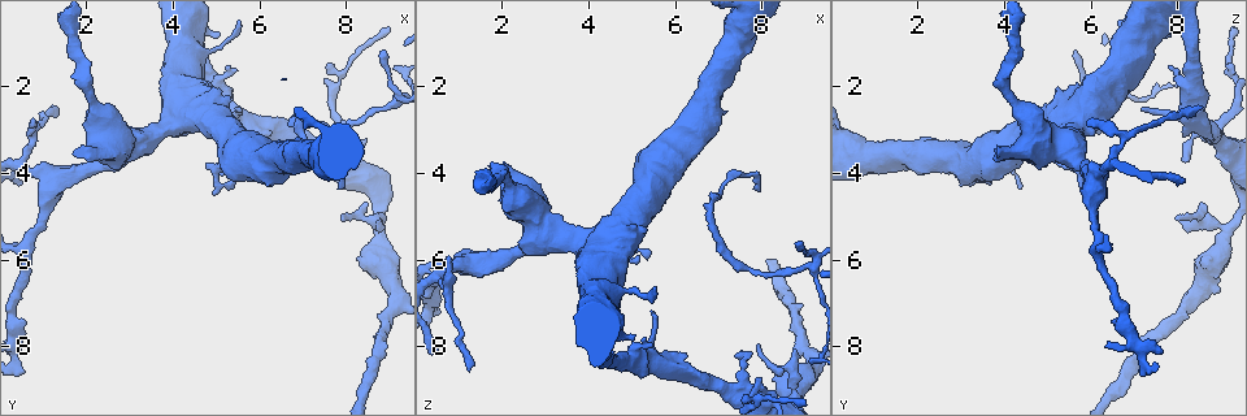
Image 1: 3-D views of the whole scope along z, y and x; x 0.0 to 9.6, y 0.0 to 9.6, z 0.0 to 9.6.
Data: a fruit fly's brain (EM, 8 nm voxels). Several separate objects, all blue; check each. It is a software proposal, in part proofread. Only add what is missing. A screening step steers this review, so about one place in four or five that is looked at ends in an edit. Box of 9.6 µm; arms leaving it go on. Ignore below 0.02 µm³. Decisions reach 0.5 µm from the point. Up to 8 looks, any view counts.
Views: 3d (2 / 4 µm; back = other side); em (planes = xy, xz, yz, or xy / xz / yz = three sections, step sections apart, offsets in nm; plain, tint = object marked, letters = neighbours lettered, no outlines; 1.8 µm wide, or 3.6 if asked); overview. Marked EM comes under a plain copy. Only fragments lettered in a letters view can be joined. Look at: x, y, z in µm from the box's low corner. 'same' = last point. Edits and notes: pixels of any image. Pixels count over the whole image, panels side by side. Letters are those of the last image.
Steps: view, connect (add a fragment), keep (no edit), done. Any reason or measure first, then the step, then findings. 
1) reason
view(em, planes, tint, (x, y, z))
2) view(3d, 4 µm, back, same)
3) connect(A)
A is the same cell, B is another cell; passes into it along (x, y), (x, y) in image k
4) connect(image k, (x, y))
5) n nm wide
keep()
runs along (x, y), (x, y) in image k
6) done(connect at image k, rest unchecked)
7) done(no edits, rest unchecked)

an open end
view(em, planes, letters, (1.75, 3.60, 3.85))

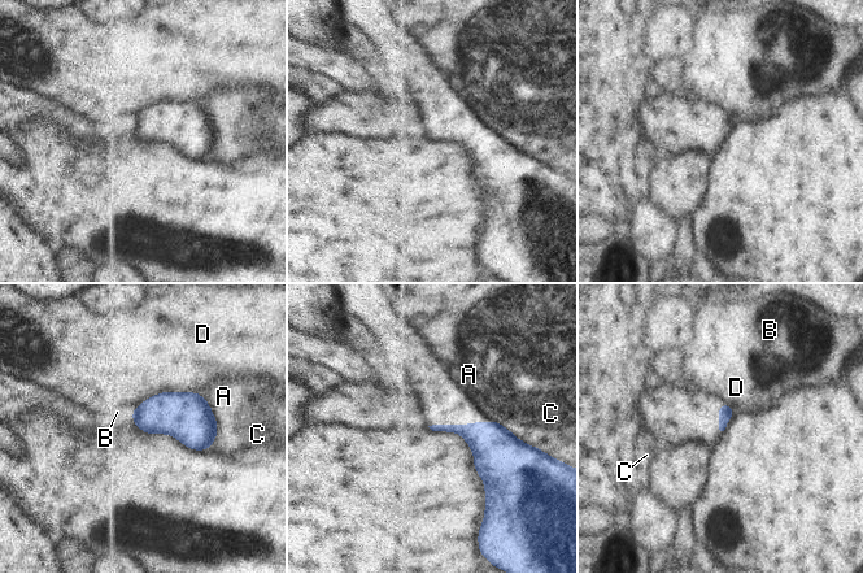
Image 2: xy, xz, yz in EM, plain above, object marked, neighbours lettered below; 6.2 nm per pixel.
keep()
A, B, C and D are other cells; border along (201, 395), (158, 392), (143, 400) in image 2; no lettered fragment goes on from it

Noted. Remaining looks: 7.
view(3d, 4 µm, (6.80, 2.75, 4.75))

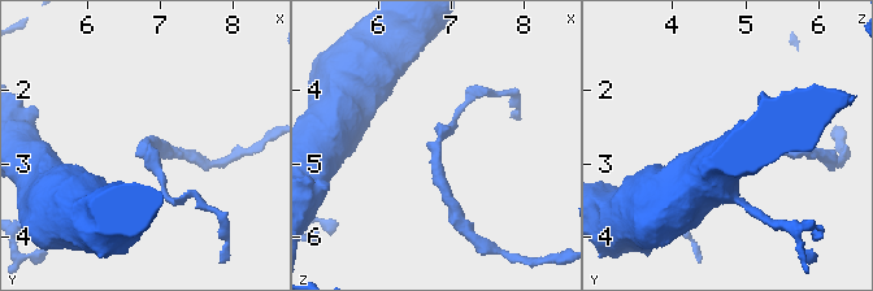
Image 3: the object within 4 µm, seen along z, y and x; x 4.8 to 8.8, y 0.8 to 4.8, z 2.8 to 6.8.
view(em, 3.6 µm, xy, step 16, letters, (6.80, 2.75, 4.80))

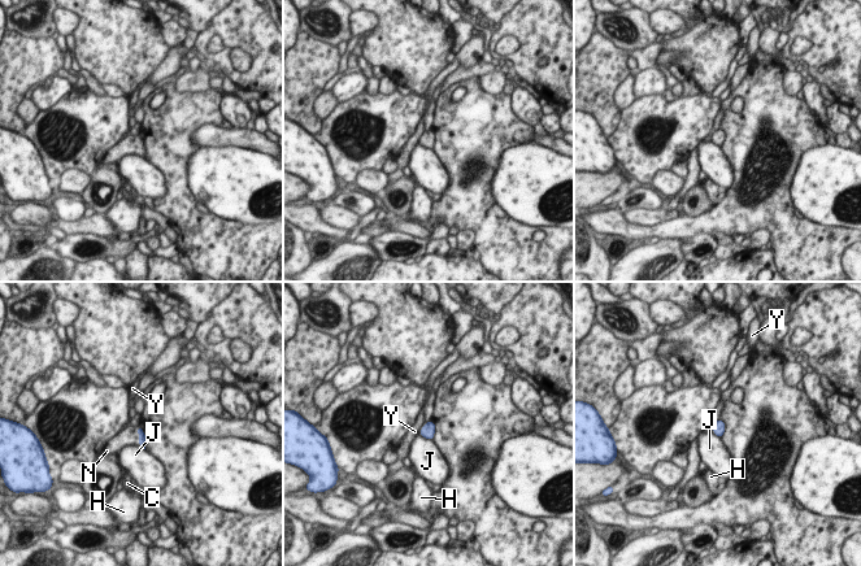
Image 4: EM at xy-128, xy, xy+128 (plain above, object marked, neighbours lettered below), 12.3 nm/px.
connect(image 4, (129, 436))
N is the same cell, C, H, J and Y are other cells; passes into it along (142, 438), (139, 435), (129, 436) in image 4; it goes on there

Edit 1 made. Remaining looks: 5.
thin end
view(3d, 4 µm, (8.95, 1.25, 5.60))

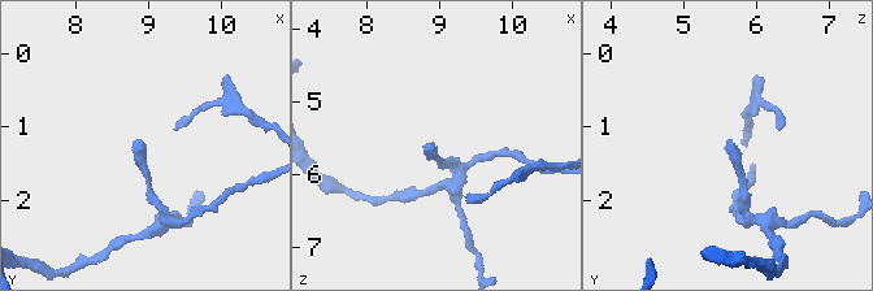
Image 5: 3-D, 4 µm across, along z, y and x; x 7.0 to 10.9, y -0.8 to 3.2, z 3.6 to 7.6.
need the tissue
view(em, planes, letters, (8.95, 1.25, 5.65))

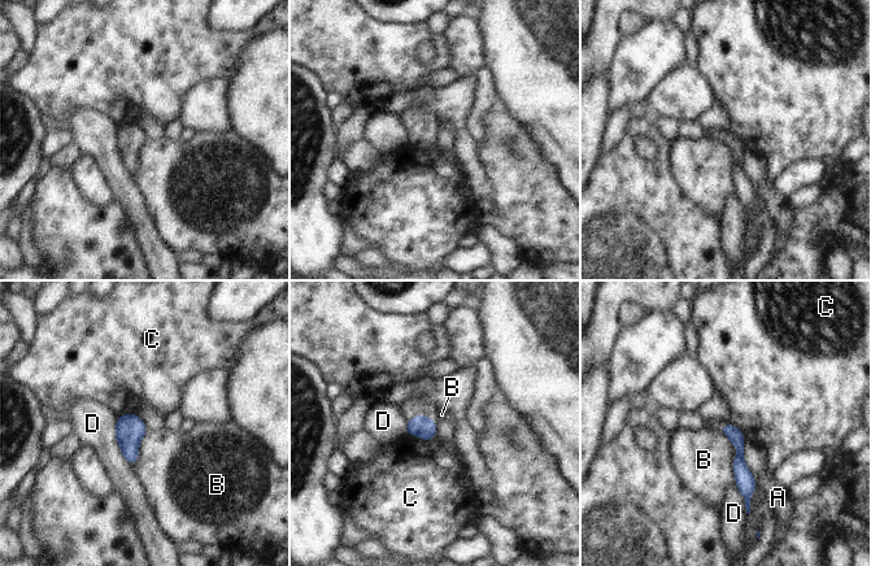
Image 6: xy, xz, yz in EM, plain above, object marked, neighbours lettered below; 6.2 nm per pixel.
B touches over 340 nm
keep()
A, B, C and D are other cells; none of them fits

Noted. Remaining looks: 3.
view(3d, 4 µm, (7.40, 3.75, 8.30))

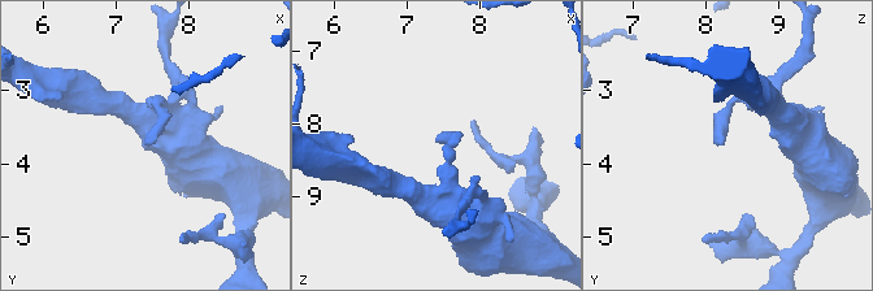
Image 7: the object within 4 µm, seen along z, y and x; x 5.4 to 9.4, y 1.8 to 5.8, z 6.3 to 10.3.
need the tissue
view(em, planes, tint, (7.40, 3.75, 8.20))

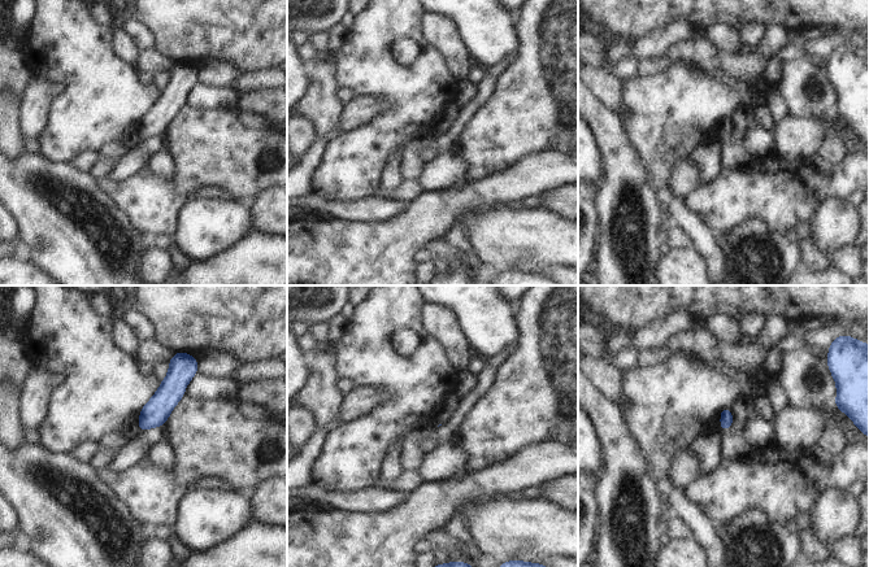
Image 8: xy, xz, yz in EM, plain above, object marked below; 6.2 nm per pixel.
view(em, planes, letters, same)

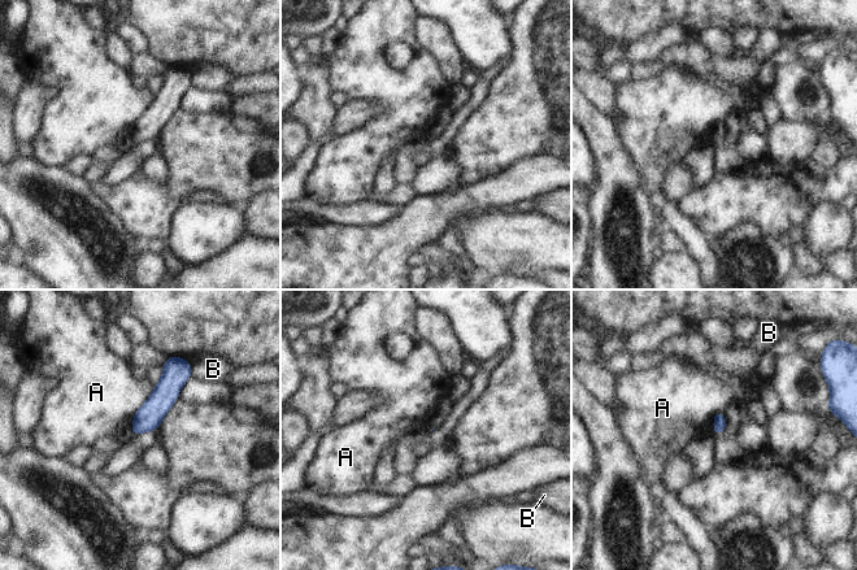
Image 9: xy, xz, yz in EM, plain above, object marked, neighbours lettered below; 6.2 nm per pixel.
keep()
A and B are other cells; border along (155, 387), (133, 416) in image 9; no lettered fragment goes on from it

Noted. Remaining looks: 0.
done(connect at image 4, rest unchecked)

